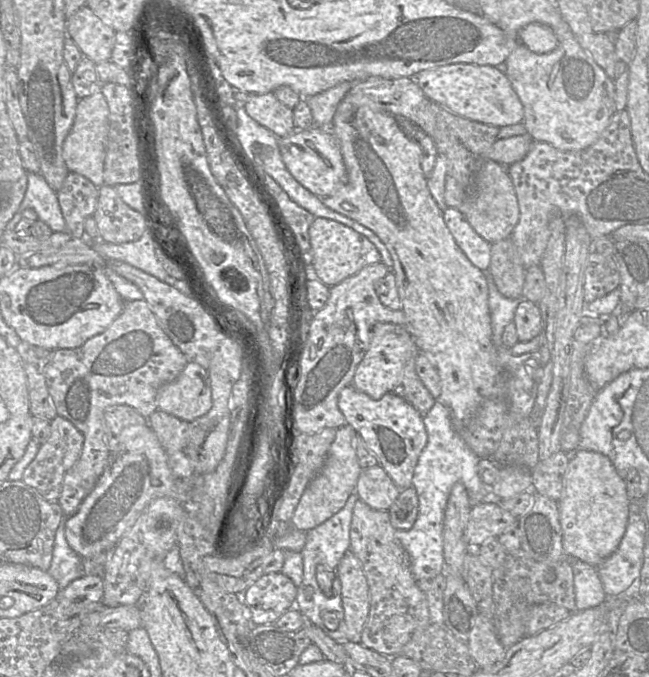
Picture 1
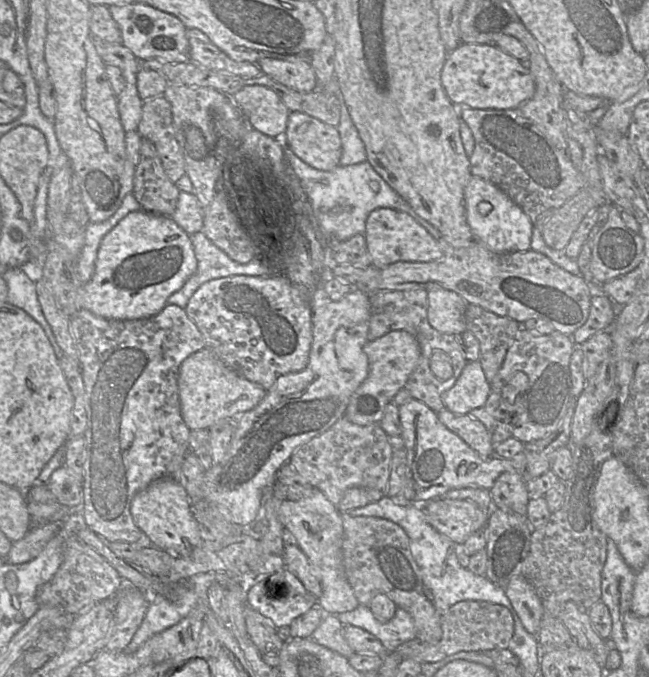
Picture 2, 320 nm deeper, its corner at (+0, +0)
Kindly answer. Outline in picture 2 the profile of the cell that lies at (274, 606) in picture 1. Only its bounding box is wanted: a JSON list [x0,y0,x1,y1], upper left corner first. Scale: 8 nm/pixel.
[245,568,318,628]

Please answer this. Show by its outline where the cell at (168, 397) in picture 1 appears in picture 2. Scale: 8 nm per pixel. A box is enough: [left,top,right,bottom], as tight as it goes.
[178,348,266,431]

